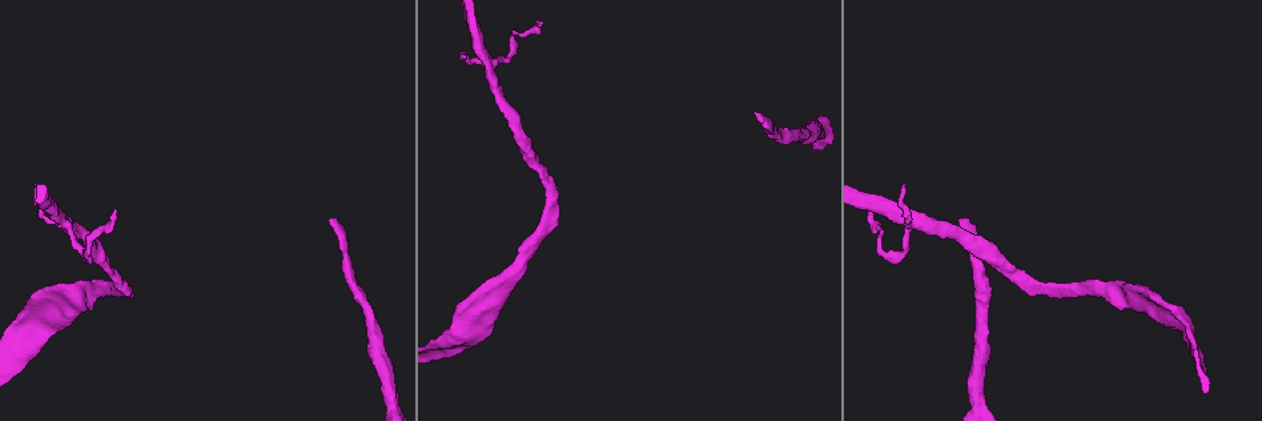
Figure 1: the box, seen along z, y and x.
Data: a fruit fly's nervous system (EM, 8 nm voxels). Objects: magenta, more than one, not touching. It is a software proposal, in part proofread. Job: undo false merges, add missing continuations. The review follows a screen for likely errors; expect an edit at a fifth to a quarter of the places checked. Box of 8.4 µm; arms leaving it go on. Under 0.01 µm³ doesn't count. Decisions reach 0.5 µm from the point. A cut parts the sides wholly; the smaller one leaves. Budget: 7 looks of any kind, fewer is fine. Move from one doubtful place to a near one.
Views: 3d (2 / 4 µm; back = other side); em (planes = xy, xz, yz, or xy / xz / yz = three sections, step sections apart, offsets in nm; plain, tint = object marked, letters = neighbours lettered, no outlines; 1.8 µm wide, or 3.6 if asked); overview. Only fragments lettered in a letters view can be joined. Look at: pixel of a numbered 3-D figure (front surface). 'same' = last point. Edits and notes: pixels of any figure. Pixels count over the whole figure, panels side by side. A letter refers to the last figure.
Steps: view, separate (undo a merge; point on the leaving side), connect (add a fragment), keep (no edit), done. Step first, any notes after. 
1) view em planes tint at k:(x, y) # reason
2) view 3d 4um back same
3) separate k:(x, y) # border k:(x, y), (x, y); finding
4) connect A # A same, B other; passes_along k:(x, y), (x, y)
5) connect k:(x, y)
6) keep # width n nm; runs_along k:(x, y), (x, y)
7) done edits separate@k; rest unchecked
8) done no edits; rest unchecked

view 3d 2um at 1:(64, 222) # side arm on a straight run

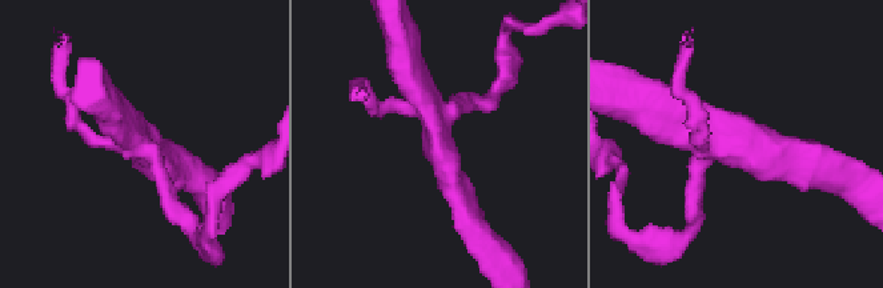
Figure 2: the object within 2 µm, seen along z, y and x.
view em planes plain at 2:(139, 147) # need the tissue

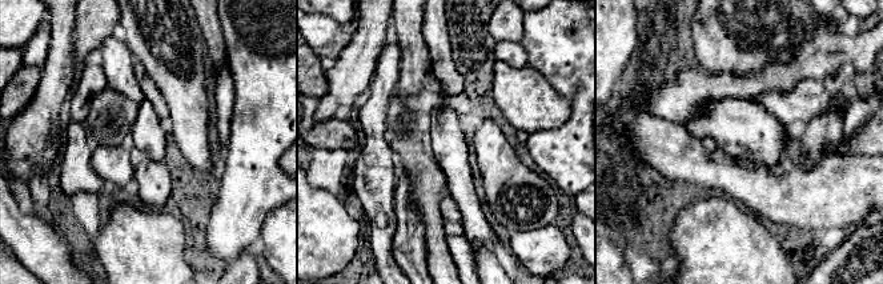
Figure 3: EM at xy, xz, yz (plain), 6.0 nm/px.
view em planes letters same # see the neighbours

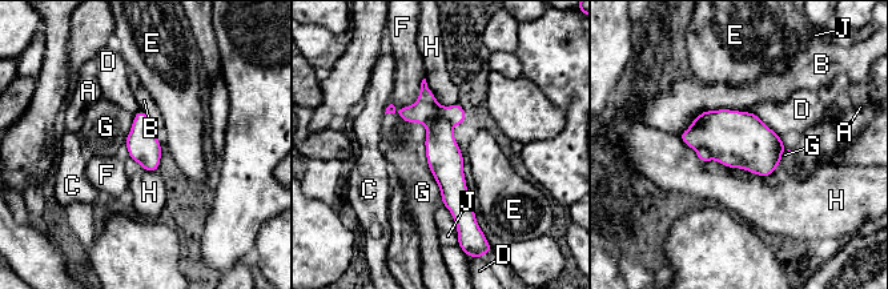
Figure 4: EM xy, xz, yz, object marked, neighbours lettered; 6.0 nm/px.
separate 4:(421, 111) # A other, B other, C other, D other, E other, F other, G other, H other, J other; a second neuron is stuck on

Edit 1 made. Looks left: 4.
view em xy step 16 letters at 1:(961, 224) # end of a long branch

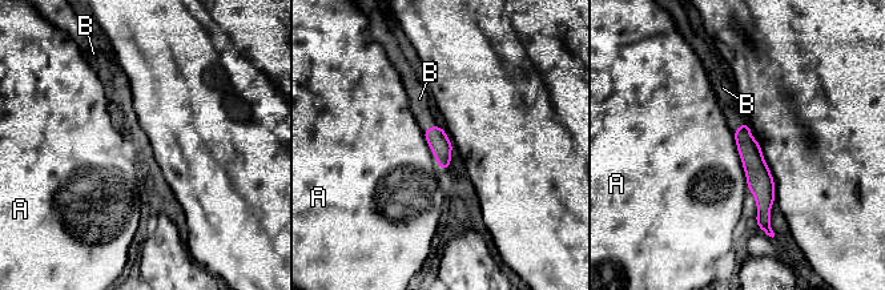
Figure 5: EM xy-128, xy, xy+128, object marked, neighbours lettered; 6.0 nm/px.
connect 5:(419, 99) # longest_contact A 380 nm; A other, B same; passes_along 5:(439, 144), (429, 128), (419, 99); the neuron continues

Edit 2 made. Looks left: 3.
done edits separate@4, connect@5; rest unchecked

